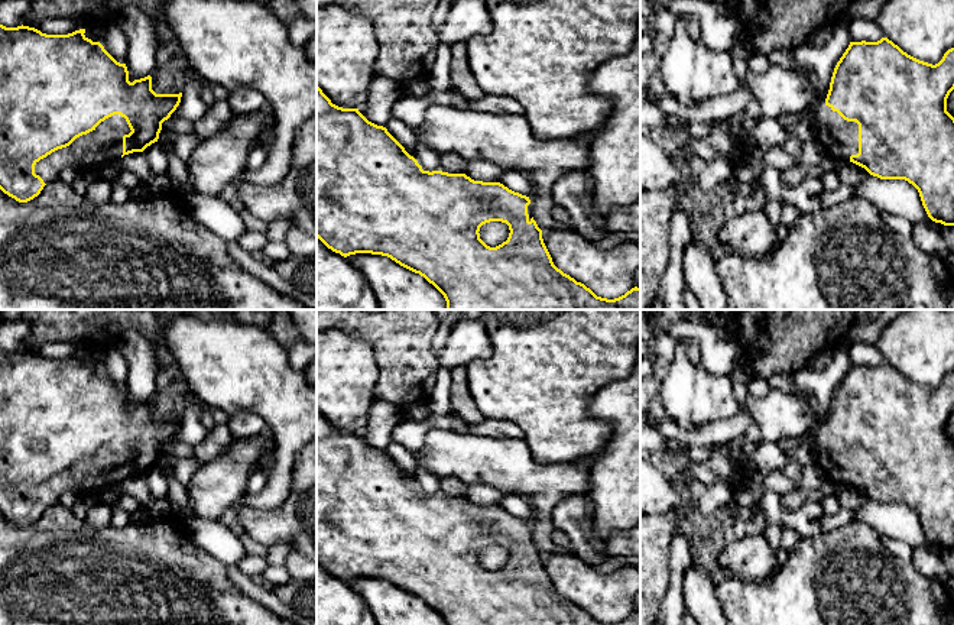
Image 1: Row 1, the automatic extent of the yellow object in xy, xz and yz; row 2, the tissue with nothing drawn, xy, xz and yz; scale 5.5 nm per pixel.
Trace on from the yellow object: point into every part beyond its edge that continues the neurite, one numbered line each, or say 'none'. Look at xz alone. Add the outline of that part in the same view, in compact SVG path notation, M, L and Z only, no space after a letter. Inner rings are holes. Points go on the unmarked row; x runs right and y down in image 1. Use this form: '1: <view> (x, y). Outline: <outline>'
none

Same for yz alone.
1: yz (840, 462). Outline: M822 430L822 438L817 447L817 464L824 470L825 477L837 485L850 485L859 477L859 448L844 444L831 431Z

